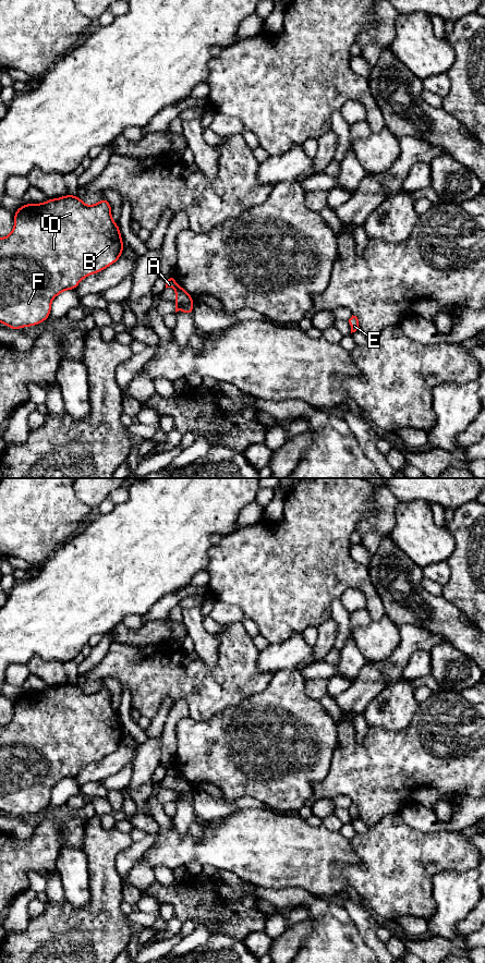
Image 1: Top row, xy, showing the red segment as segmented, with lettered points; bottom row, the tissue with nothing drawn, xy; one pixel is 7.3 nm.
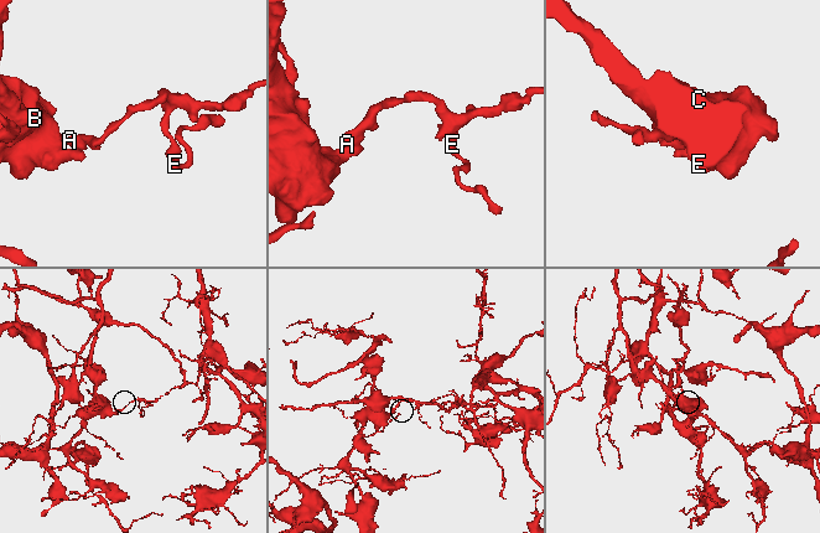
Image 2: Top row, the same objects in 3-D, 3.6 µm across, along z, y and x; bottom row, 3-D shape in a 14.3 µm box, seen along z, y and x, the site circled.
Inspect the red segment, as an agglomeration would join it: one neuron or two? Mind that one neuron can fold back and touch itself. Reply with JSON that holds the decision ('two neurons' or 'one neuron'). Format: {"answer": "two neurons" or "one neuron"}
{"answer": "two neurons"}

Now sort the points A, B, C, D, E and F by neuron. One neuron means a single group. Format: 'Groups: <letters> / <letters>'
Groups: A E / B C D F

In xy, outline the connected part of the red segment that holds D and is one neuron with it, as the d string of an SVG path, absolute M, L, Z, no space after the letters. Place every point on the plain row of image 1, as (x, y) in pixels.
M69 682L40 692L24 692L14 700L12 720L0 726L0 810L17 818L47 808L57 783L75 778L84 766L114 752L123 733L119 714L111 705L111 693L104 685L96 693L85 693L81 685Z

